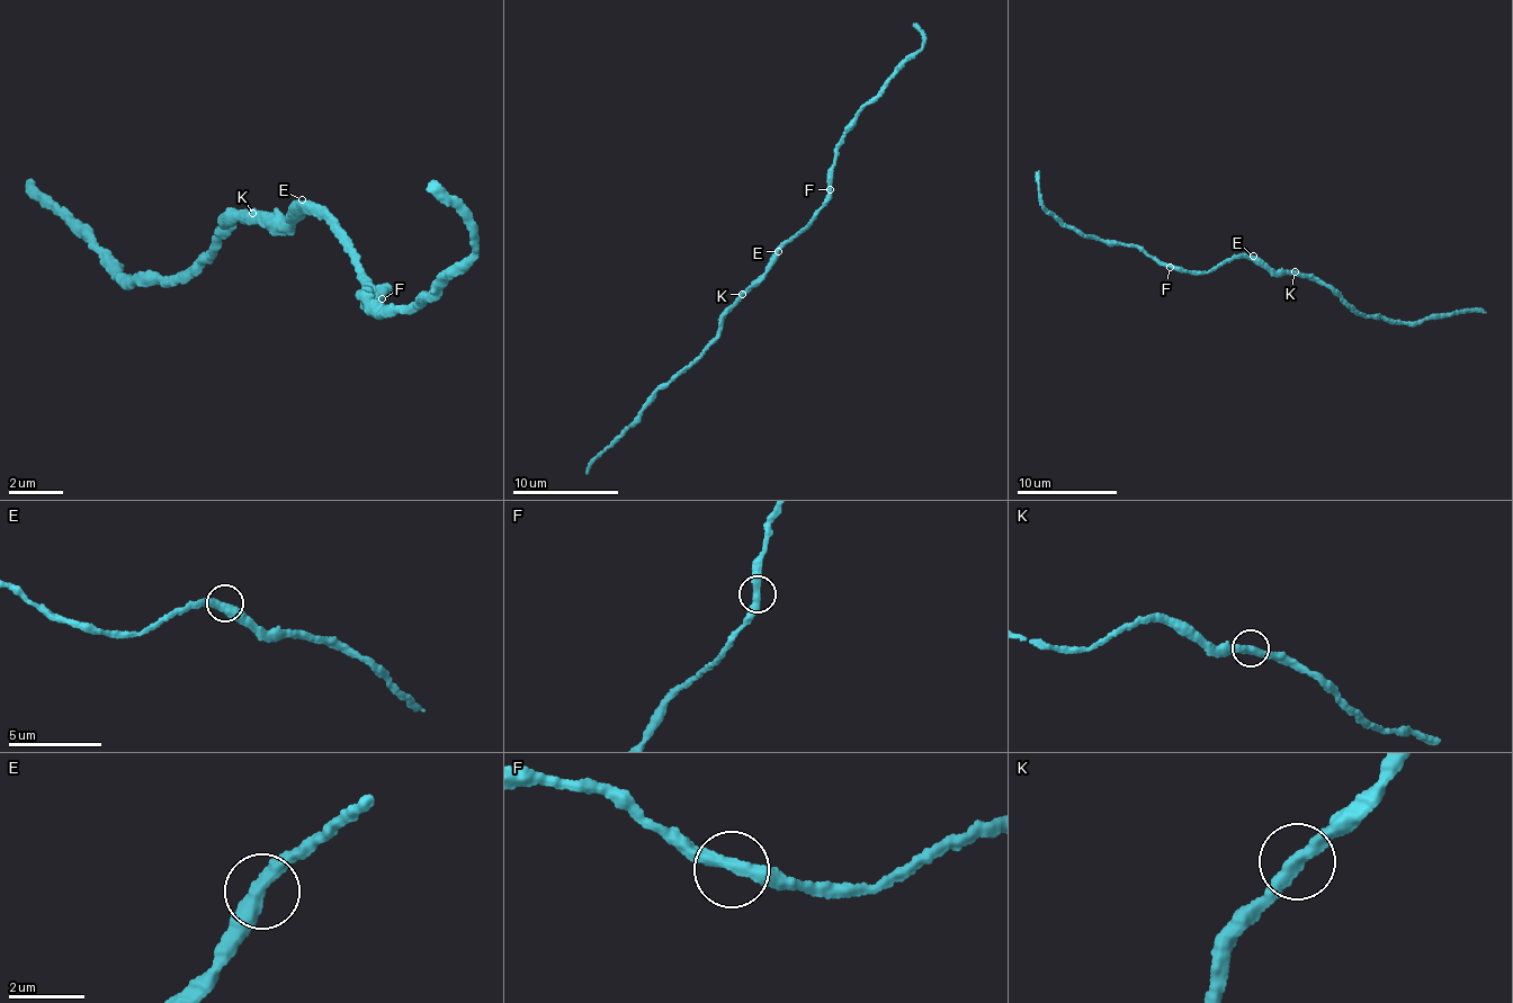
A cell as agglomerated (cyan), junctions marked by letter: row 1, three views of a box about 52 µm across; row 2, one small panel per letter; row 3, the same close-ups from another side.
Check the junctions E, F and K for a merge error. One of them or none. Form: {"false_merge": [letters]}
{"false_merge": []}

